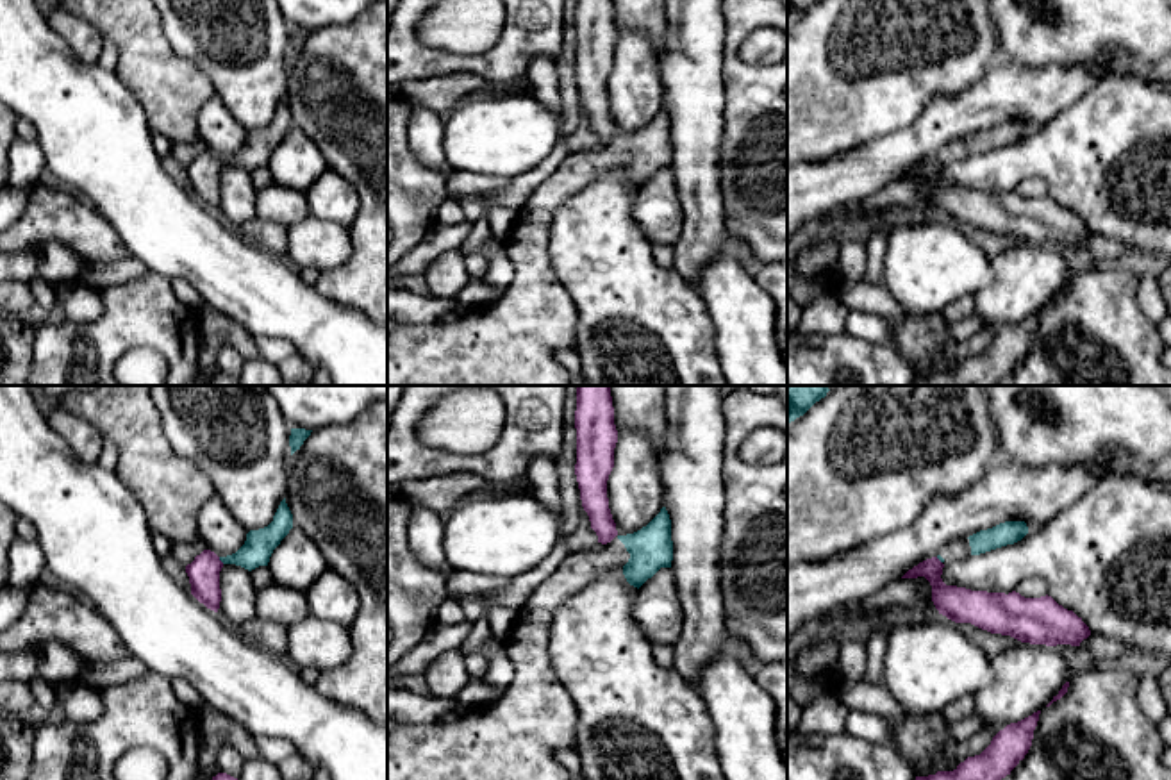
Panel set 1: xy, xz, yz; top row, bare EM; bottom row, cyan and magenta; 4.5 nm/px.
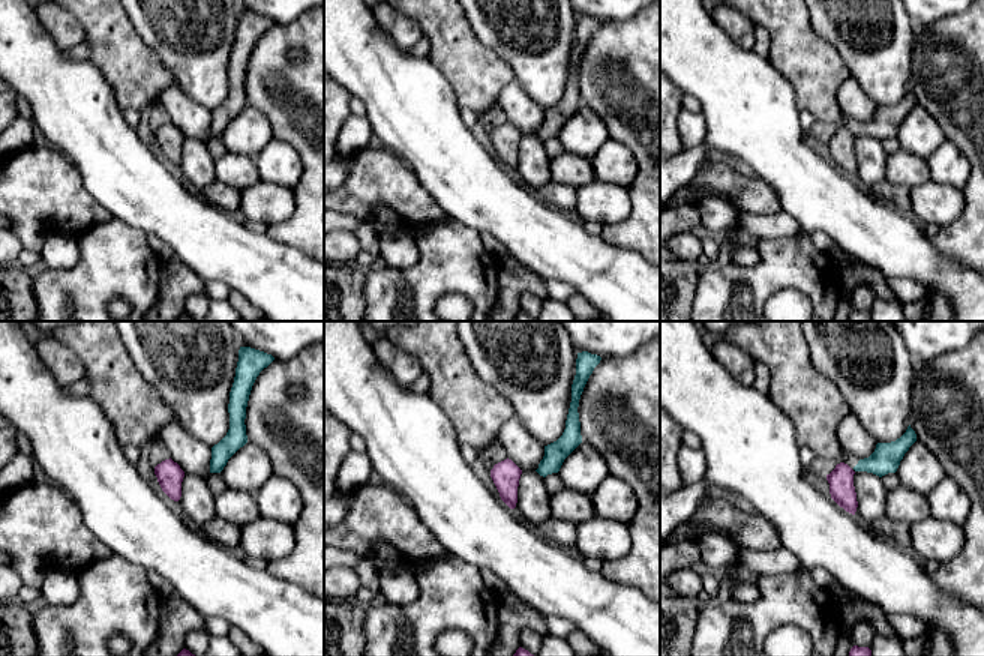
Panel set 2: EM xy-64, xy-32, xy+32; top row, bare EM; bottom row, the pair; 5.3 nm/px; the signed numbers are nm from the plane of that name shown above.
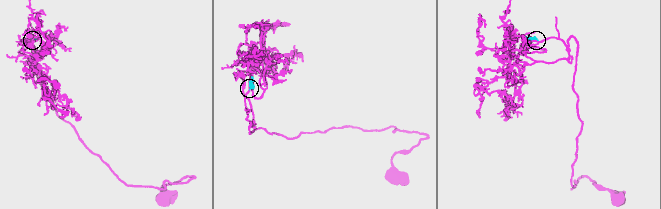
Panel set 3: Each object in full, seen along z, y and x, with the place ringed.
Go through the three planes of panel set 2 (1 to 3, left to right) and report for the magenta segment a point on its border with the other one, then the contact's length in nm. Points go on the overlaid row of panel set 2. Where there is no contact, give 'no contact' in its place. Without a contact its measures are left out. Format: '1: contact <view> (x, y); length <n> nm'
1: no contact
2: no contact
3: no contact

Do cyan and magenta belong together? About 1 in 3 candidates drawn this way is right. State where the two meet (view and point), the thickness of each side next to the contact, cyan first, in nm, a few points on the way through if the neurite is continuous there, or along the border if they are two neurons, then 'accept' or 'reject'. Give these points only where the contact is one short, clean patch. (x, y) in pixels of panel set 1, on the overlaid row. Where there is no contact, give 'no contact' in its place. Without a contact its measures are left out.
contact xy (222, 561); calibres 140 and 140 nm; border xy (218, 557), (224, 563); reject

